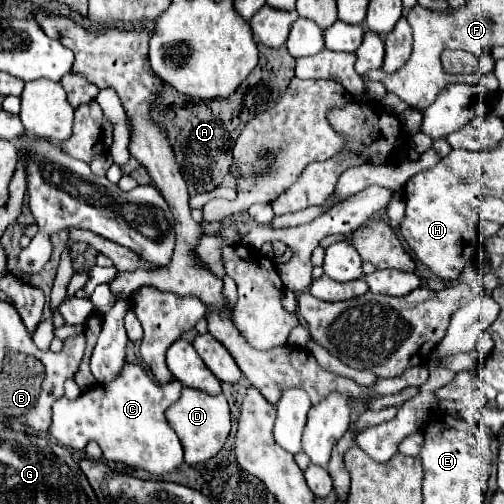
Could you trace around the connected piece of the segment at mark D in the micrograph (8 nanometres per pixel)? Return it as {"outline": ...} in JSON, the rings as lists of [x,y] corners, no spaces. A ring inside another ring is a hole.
{"outline":[[[182,388],[180,400],[176,400],[166,410],[166,420],[172,426],[172,430],[178,434],[182,446],[184,446],[184,462],[186,464],[202,464],[210,458],[214,458],[228,434],[230,434],[230,408],[224,394],[210,396],[208,392],[198,392],[196,388]]]}

